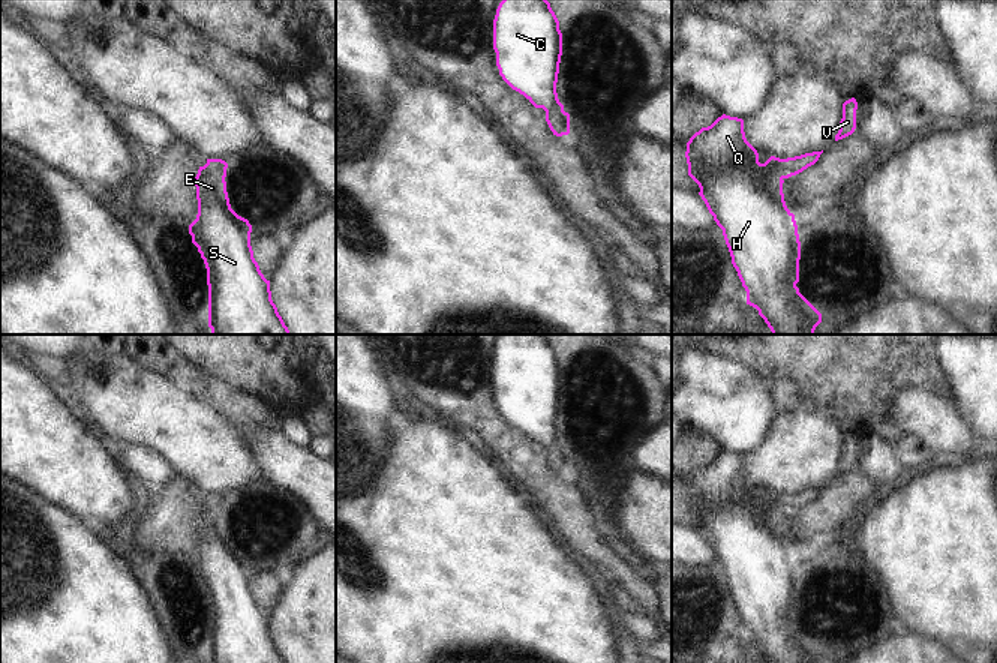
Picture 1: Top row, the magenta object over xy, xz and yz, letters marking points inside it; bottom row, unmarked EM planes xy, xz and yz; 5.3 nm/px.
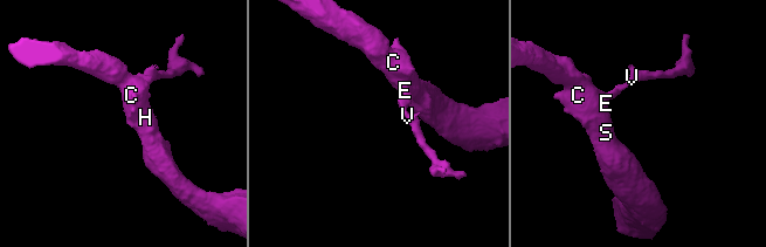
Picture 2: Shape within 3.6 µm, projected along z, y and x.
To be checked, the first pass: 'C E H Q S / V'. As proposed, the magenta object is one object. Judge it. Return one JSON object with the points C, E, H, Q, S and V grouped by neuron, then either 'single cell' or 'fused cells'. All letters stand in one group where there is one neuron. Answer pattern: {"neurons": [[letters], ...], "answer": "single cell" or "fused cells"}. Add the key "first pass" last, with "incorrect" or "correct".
{"neurons": [["C", "E", "H", "Q", "S", "V"]], "answer": "single cell", "first pass": "incorrect"}

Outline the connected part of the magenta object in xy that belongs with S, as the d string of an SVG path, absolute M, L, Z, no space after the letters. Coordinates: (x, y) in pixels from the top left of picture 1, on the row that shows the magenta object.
M222 159L199 166L198 214L189 225L207 268L208 327L211 334L289 334L253 258L252 225L231 208L226 168Z

